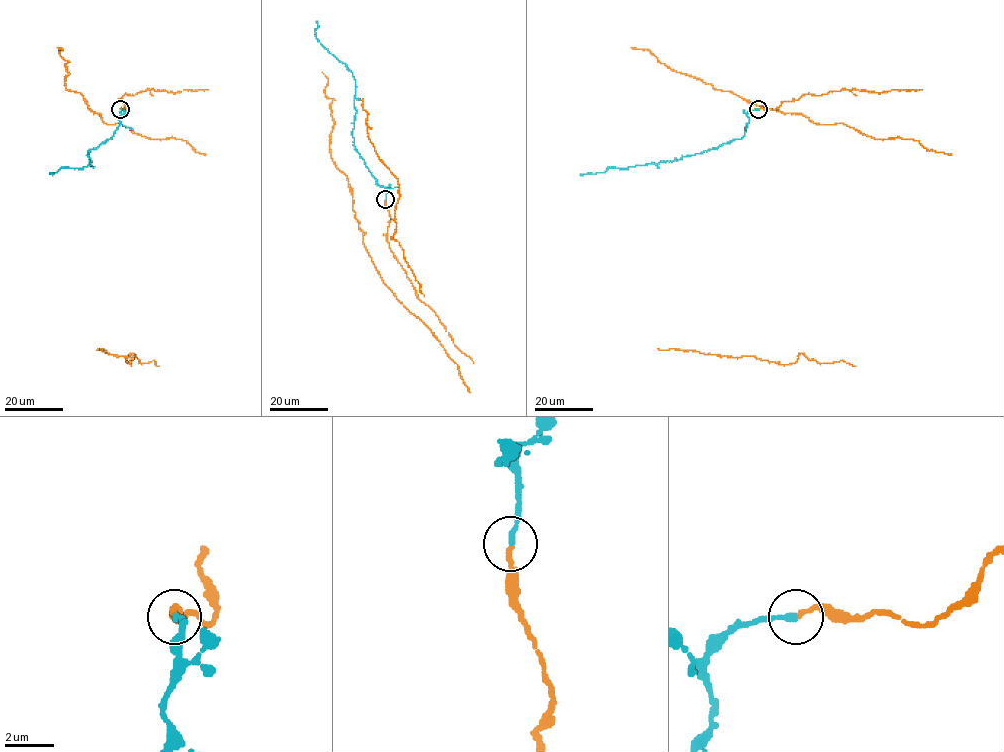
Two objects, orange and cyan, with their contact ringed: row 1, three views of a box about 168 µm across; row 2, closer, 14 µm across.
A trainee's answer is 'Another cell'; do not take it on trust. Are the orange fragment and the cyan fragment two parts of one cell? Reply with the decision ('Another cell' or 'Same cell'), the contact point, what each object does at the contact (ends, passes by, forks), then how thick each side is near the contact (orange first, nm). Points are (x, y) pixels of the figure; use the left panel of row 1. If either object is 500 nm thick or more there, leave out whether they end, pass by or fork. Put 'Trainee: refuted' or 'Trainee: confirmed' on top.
Trainee: refuted
Same cell. Place: (120, 109). At the ring orange ends. At the ring cyan ends. Thickness 240 nm (orange) against 280 nm

